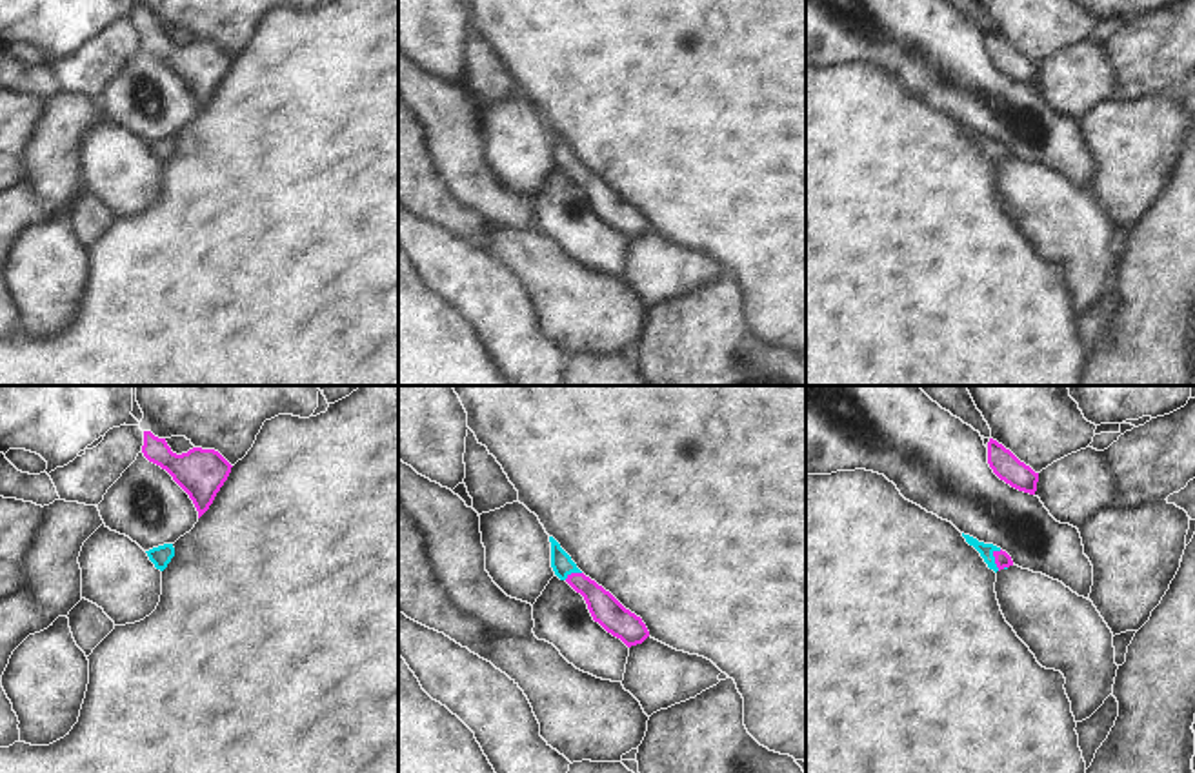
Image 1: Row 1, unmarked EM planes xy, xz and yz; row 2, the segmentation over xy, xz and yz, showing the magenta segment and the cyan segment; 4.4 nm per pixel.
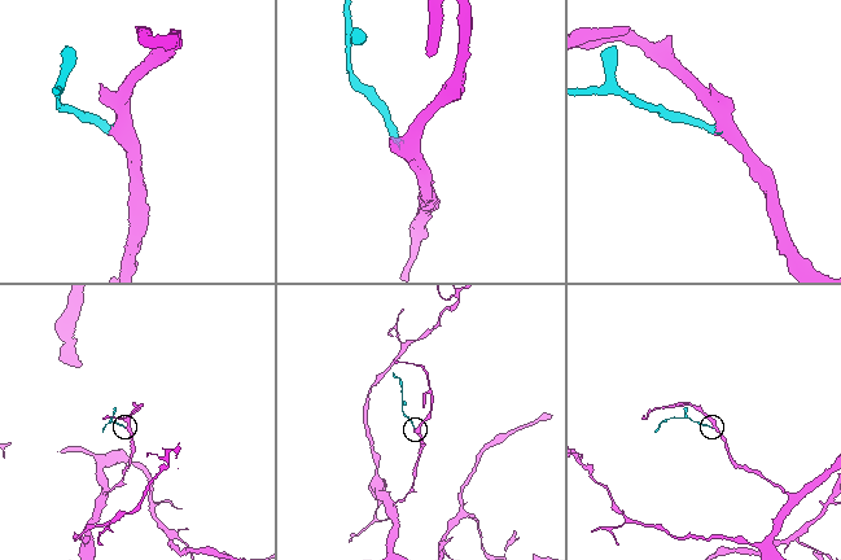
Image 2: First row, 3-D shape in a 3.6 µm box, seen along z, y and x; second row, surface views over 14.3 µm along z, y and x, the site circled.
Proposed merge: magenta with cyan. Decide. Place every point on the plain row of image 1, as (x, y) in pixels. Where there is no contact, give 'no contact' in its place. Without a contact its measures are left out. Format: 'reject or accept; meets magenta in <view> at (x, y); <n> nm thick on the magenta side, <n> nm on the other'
accept; meets magenta in yz at (995, 153); 70 nm thick on the magenta side, 60 nm on the other

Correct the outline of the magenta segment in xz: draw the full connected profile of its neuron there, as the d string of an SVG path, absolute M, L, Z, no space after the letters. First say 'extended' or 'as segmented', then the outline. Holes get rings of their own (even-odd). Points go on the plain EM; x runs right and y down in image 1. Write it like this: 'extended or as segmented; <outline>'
extended; M549 129L549 135L555 167L584 189L593 213L608 226L620 231L628 240L642 236L649 229L642 211L626 202L595 173L586 169L553 129Z

